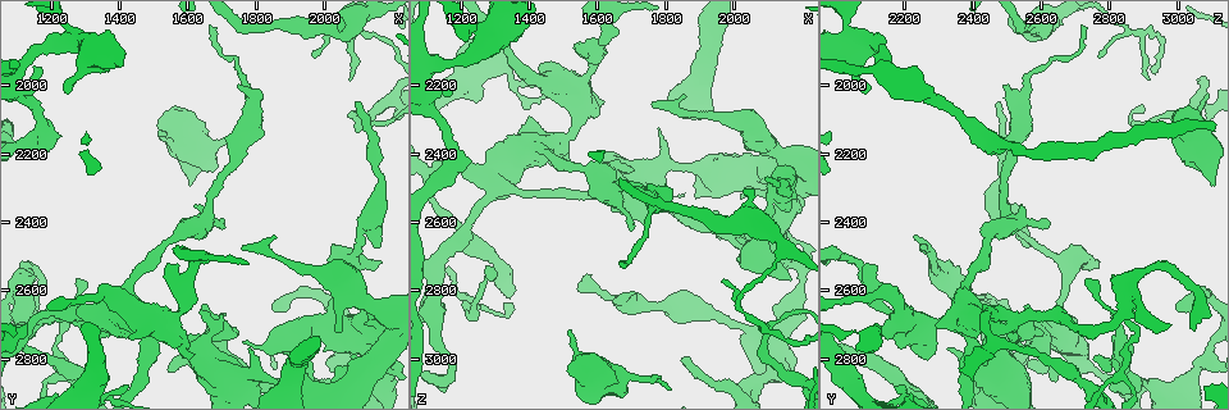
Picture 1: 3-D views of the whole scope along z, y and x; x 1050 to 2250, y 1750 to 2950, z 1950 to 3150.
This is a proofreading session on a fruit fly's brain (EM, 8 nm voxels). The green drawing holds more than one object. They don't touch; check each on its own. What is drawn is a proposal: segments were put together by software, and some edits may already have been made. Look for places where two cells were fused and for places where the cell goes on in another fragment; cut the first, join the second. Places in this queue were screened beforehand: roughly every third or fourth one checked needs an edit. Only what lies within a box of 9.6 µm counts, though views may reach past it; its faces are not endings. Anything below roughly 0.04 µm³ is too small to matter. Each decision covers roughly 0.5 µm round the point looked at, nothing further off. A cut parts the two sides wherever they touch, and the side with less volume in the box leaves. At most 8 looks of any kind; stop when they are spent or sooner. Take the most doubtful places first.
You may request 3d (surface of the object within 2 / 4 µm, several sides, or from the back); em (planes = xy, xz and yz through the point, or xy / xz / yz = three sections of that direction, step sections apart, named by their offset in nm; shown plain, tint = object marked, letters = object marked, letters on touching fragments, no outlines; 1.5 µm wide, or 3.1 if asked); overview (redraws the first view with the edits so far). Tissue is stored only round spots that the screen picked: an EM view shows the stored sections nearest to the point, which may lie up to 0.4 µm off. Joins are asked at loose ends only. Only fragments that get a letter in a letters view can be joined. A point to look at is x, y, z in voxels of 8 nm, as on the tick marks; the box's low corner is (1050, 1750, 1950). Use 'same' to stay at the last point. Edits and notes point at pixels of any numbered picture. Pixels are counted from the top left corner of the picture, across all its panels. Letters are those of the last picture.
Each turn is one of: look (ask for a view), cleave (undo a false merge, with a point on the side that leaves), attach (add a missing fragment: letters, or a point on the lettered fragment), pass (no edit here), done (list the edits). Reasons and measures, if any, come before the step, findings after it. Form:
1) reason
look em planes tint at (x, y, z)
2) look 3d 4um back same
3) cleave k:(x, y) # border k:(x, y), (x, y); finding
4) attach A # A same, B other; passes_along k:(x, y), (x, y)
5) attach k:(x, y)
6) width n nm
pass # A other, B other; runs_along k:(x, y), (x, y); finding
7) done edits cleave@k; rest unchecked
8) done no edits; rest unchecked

thick end
look 3d 4um at (1540, 2070, 3020)

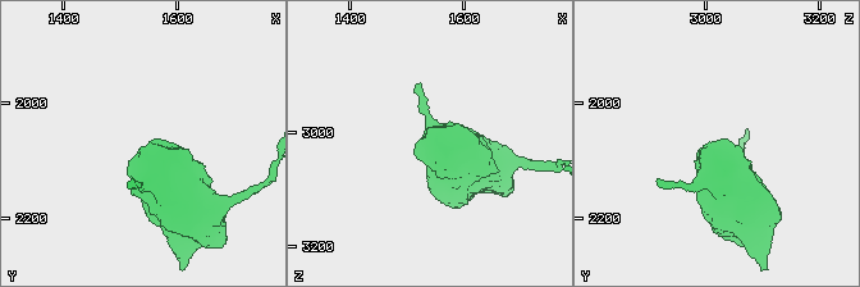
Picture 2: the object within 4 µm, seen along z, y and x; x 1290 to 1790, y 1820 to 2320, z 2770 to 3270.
now the EM
look em yz step 8 letters at (1545, 2065, 3020)

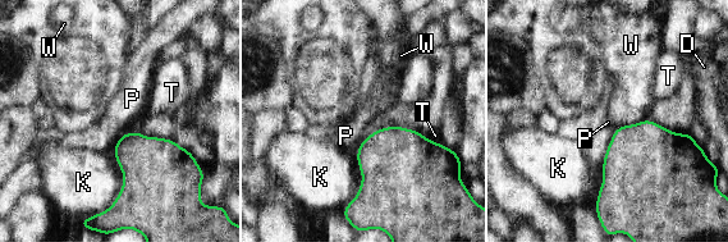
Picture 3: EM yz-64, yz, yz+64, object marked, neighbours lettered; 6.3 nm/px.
another direction
look em xz step 8 letters same

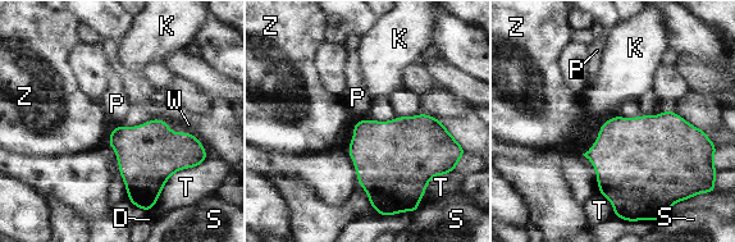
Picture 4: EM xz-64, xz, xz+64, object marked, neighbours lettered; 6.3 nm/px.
pass # D other, K other, P other, S other, T other, W other, Z other; border 4:(208, 158), (177, 170), (149, 213); no lettered fragment goes on from it

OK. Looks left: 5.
branch stops here
look em planes letters at (2100, 2060, 2470)

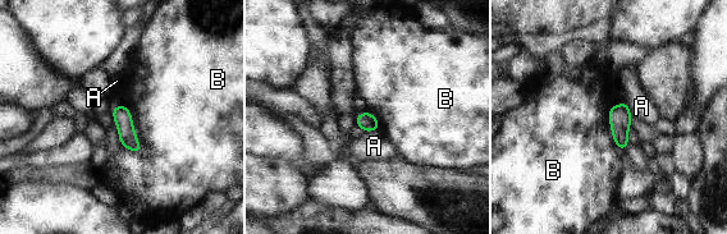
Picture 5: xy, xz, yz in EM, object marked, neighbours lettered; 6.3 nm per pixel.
width 120 nm; longest_contact B 320 nm
pass # A other, B other; none of them fits

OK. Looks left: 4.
branch stops here
look em xz step 8 tint at (1690, 2420, 2620)

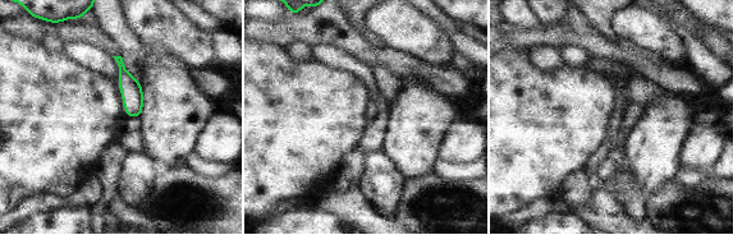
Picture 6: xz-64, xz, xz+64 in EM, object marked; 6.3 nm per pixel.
look em planes letters same

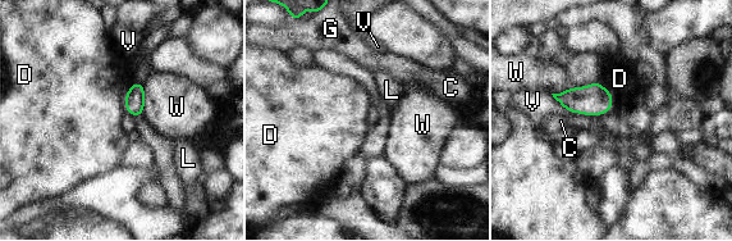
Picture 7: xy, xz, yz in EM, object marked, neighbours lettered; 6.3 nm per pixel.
pass # C other, D other, G other, L other, V other, W other; border 7:(599, 82), (613, 103), (593, 117); none of them fits

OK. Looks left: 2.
done no edits; rest unchecked

